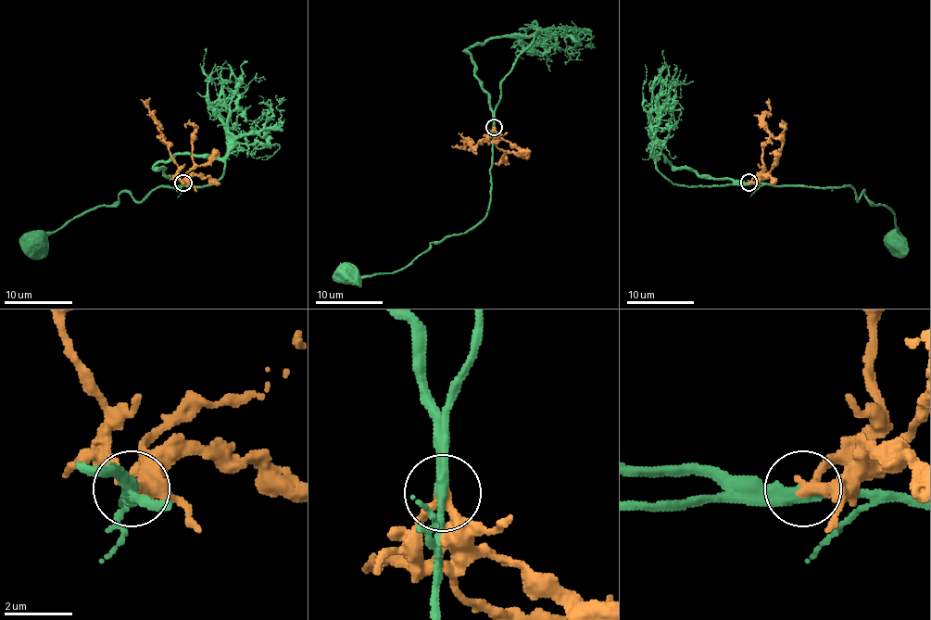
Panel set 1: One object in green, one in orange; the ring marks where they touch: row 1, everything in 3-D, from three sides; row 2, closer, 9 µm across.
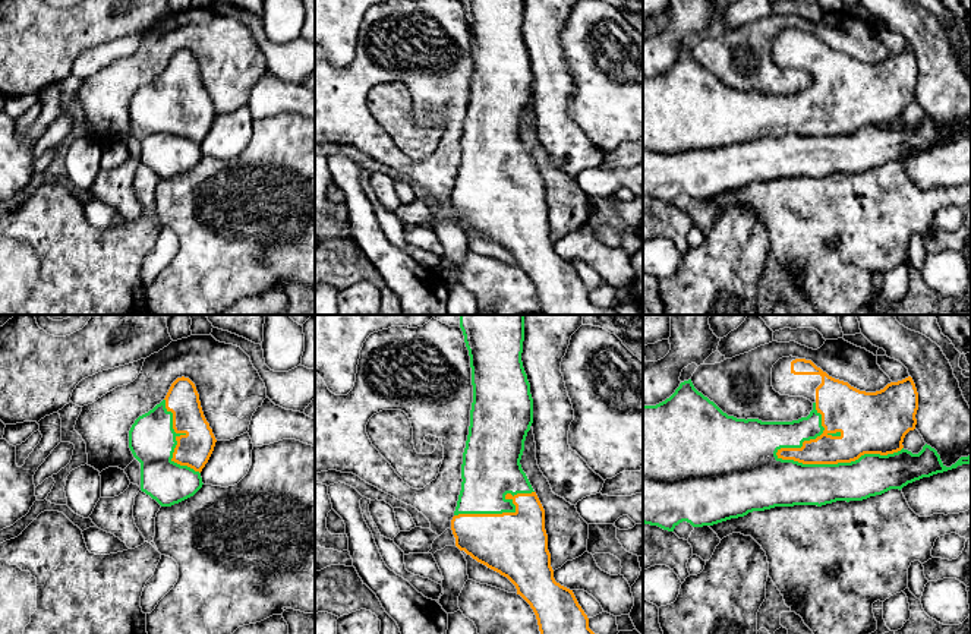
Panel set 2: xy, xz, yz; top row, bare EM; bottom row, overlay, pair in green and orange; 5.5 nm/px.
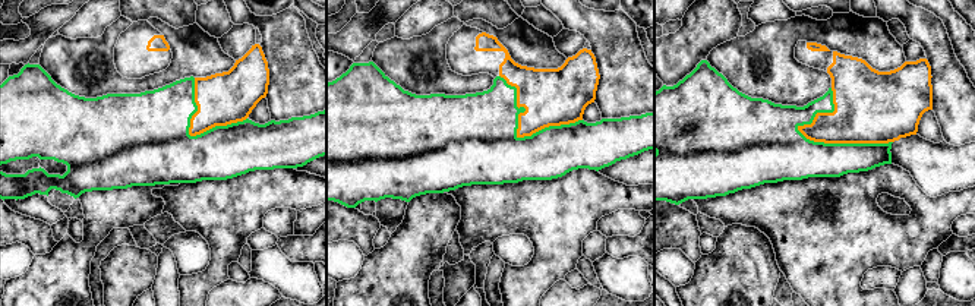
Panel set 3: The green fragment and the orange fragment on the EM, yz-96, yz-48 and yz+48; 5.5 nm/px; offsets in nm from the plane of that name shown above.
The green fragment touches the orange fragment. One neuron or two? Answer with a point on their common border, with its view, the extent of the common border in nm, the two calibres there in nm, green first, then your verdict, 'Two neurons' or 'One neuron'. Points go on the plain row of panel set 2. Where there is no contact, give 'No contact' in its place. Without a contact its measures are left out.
Touches green at yz (838, 135). Shared border 700 nm. Thickness 220 nm (green) against 280 nm. One neuron

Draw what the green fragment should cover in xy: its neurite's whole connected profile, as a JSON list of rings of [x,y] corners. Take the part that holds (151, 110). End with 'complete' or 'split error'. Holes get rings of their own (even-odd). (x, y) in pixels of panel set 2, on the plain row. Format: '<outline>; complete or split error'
[[[177,50],[165,70],[139,88],[129,102],[129,120],[141,135],[141,163],[161,179],[171,179],[193,168],[204,157],[201,143],[208,135],[215,114],[195,56],[189,50]]]; split error

